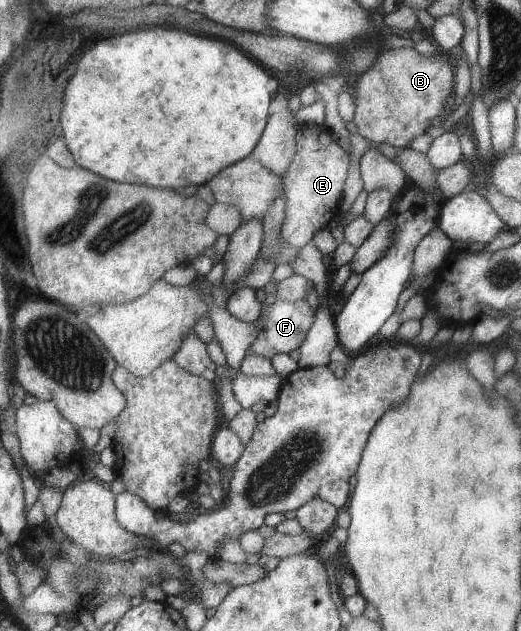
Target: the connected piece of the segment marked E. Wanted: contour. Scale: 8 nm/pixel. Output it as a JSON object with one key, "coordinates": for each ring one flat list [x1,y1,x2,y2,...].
{"coordinates":[[325,126,300,127,297,146,296,157,285,173,287,216,281,230,281,239,292,247,303,250,318,231,341,215,340,203,348,179,350,155,338,145,338,141]]}

